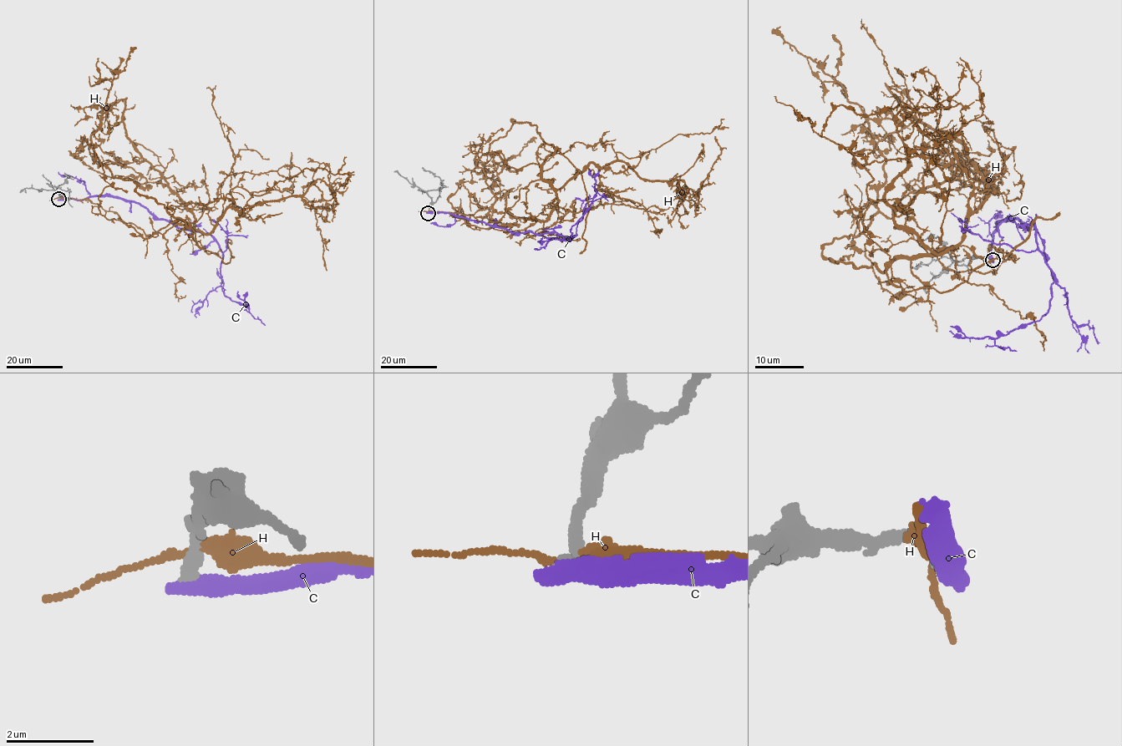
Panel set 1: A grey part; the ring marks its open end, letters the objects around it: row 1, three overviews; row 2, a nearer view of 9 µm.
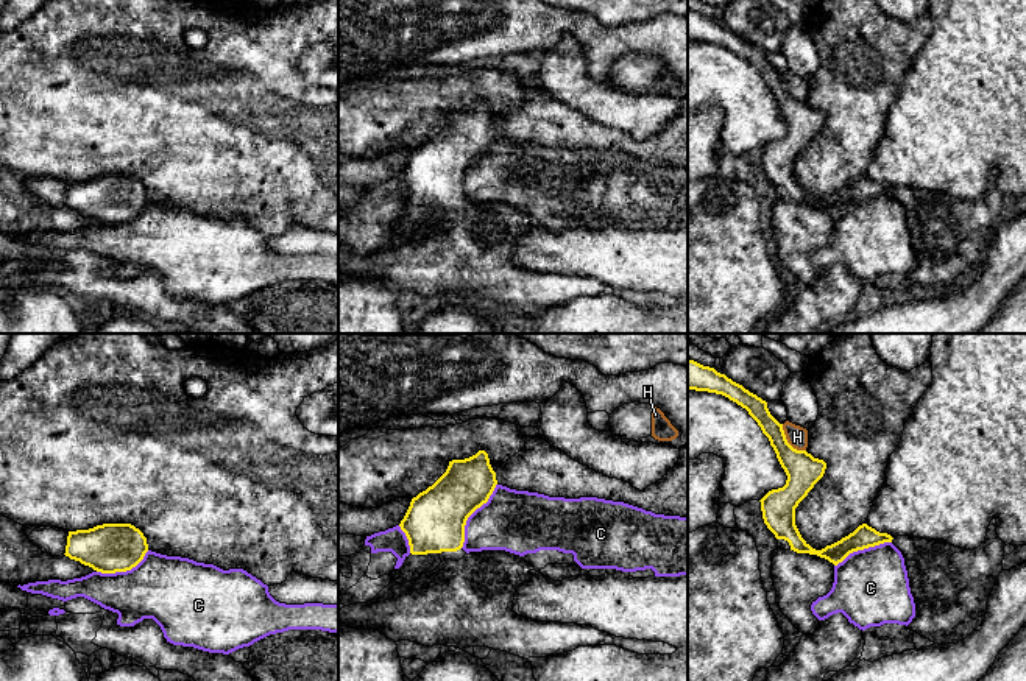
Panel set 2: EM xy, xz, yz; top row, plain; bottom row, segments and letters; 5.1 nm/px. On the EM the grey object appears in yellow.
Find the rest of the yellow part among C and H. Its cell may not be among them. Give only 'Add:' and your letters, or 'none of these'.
Add: none of these

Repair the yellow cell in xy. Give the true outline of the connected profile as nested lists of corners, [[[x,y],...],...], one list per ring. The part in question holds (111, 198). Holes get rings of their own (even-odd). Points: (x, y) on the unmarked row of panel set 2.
[[[103,175],[69,182],[65,207],[101,224],[126,223],[148,203],[147,189],[131,175]]]

